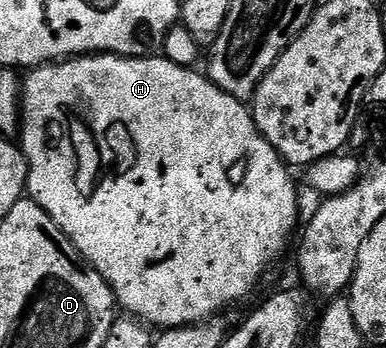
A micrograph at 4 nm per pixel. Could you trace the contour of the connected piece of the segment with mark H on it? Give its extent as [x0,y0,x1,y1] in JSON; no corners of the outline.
[19,54,297,330]

